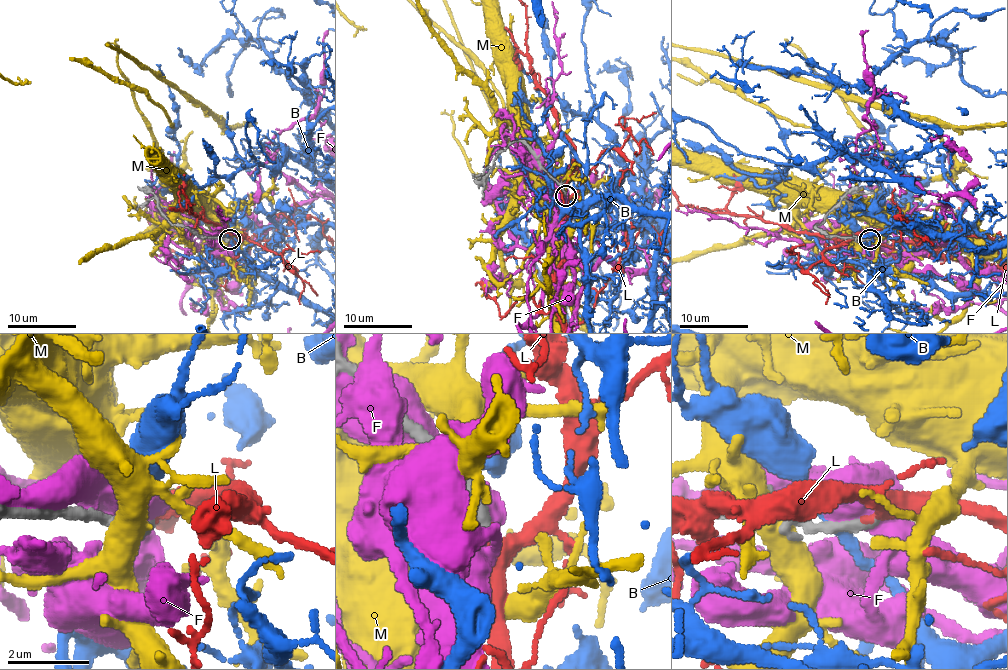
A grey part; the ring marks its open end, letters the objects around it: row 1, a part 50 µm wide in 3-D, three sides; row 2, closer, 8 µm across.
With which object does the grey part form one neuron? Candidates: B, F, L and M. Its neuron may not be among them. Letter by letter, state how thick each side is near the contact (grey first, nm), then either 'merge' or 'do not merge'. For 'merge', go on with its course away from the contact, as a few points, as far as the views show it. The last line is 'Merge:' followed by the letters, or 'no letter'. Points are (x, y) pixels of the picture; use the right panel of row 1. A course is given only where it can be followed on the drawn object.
B: calibres 220 and 240 nm; do not merge
F: calibres 320 and 800 nm; do not merge
L: calibres 240 and 280 nm; merge
M: calibres 280 and 500 nm; do not merge
Merge: L

